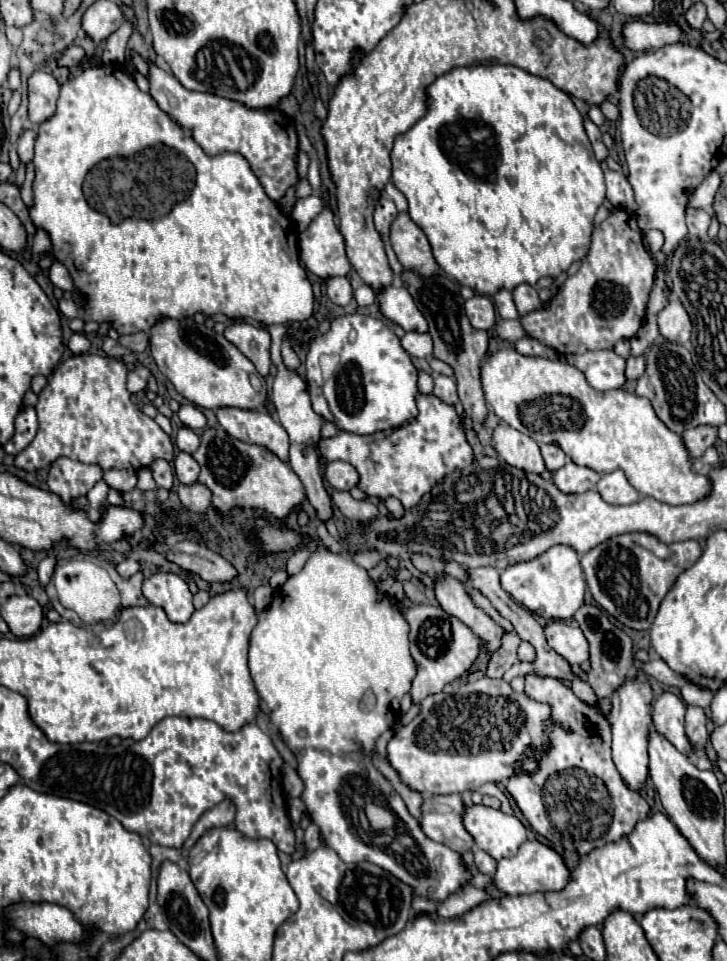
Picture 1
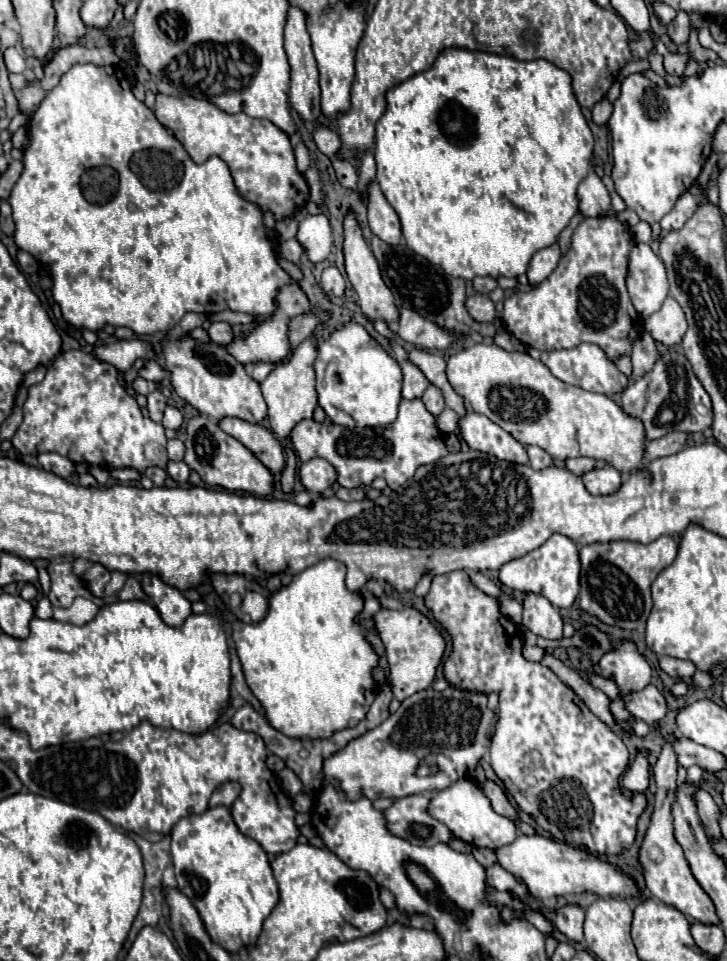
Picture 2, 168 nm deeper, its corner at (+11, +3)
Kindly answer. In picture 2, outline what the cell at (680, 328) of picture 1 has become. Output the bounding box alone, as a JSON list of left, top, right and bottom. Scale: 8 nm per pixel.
[644,296,688,344]

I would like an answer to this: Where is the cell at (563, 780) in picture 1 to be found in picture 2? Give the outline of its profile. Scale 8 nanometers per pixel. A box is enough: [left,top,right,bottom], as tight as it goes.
[424,570,647,856]

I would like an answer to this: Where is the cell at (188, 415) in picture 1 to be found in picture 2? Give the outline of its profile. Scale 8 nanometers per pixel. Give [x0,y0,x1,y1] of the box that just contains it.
[162,406,182,430]

